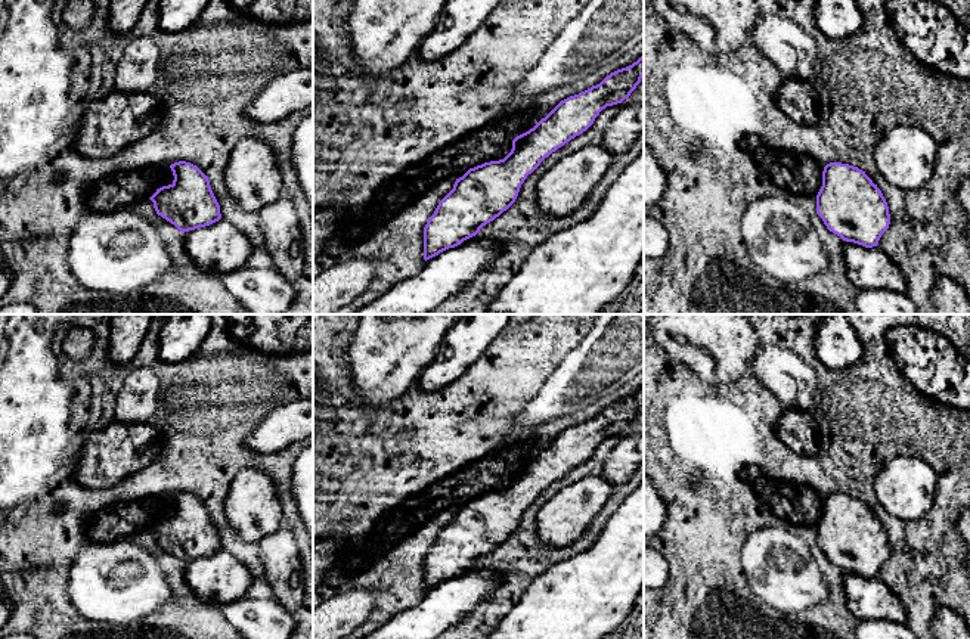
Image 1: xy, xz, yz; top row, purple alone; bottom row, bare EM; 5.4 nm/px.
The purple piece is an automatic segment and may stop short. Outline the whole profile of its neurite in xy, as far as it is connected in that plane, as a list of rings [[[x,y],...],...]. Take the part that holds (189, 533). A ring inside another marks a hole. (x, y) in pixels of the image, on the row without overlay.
[[[179,491],[170,496],[174,511],[156,519],[149,528],[158,546],[182,564],[210,556],[221,549],[220,536],[208,508],[193,494]]]

